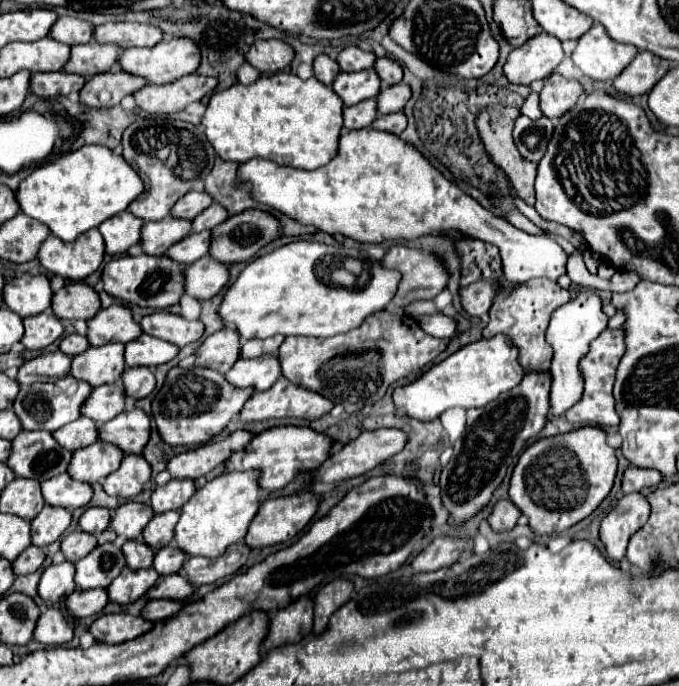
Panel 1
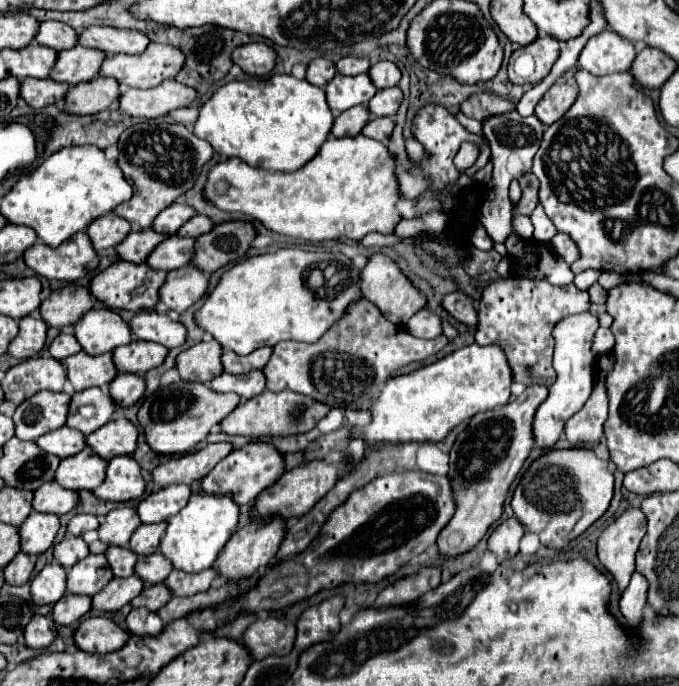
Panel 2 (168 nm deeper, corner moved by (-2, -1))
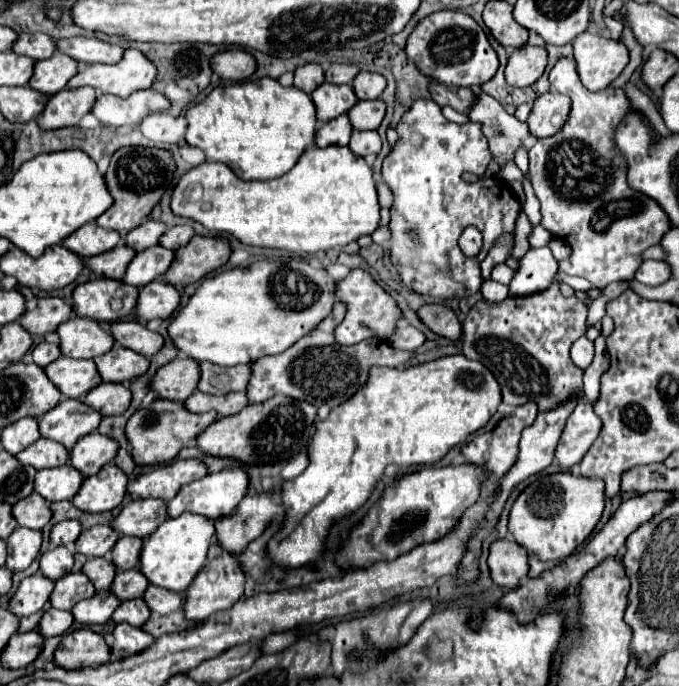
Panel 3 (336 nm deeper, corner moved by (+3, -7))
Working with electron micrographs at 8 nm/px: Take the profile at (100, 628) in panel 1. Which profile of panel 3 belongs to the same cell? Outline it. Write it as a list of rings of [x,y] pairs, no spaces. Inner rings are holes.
[[[77,629],[63,637],[59,647],[53,653],[55,665],[63,669],[81,669],[81,667],[99,667],[111,657],[109,647],[105,645],[99,633],[91,629]]]

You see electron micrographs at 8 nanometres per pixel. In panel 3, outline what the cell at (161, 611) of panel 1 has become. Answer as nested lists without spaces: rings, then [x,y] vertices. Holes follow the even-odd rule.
[[[121,623],[113,629],[115,643],[111,645],[111,653],[119,657],[129,657],[135,653],[141,653],[145,647],[149,647],[155,639],[145,633],[141,627],[131,627],[127,623]]]

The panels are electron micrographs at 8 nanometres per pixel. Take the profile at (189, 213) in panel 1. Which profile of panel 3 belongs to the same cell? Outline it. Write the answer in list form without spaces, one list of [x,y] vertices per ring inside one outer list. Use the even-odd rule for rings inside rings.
[[[143,221],[137,229],[129,231],[125,235],[125,243],[127,247],[131,247],[133,251],[143,251],[147,247],[153,247],[159,243],[159,237],[165,233],[165,225],[159,221]]]

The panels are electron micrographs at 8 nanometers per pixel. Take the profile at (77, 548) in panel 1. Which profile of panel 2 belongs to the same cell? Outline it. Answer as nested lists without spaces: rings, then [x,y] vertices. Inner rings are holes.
[[[68,535],[54,547],[54,559],[64,567],[70,569],[78,561],[82,561],[88,555],[88,545],[82,541],[82,537]]]

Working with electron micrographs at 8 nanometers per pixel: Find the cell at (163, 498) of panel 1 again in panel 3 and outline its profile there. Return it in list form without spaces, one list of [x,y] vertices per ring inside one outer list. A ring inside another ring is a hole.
[[[133,499],[111,521],[117,535],[149,537],[167,519],[167,505],[163,499]]]

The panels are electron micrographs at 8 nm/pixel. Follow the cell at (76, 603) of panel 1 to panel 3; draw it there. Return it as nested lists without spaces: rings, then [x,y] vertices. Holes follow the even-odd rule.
[[[47,609],[37,625],[37,631],[43,639],[63,635],[73,623],[73,615],[69,611],[59,611],[59,609]]]

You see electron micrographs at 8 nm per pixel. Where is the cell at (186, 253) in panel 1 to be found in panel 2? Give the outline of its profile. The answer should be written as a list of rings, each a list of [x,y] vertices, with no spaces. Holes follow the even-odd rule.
[[[174,235],[174,237],[162,241],[152,251],[152,255],[150,255],[150,259],[146,263],[152,269],[162,269],[162,271],[180,269],[180,267],[184,267],[184,265],[188,265],[192,261],[194,243],[196,243],[196,239]]]

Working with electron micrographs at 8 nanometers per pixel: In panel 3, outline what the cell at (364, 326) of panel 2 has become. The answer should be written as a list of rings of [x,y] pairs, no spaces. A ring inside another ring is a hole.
[[[335,303],[329,317],[325,317],[315,333],[309,333],[307,337],[301,337],[291,349],[273,355],[273,357],[261,357],[259,361],[251,363],[251,381],[247,385],[247,399],[249,403],[261,403],[271,399],[273,395],[287,395],[295,397],[299,401],[307,401],[315,407],[327,405],[337,407],[343,401],[347,401],[357,389],[361,389],[367,381],[369,367],[373,365],[385,365],[385,367],[399,367],[403,361],[409,361],[413,357],[411,351],[399,351],[393,349],[389,343],[379,339],[367,339],[351,347],[343,347],[335,341],[333,331],[345,317],[345,305]]]

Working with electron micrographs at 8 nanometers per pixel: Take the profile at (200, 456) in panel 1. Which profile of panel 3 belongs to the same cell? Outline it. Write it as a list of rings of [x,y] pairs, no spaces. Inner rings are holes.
[[[177,459],[155,471],[139,475],[133,483],[127,485],[127,493],[135,497],[157,497],[171,501],[183,485],[205,475],[207,467],[199,459]]]

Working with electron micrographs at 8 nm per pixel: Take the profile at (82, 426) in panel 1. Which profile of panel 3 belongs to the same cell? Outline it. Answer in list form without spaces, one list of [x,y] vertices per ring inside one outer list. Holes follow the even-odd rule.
[[[39,439],[21,453],[15,455],[23,465],[31,465],[37,471],[49,469],[49,467],[59,467],[69,461],[69,451],[59,445],[57,441],[51,439]]]

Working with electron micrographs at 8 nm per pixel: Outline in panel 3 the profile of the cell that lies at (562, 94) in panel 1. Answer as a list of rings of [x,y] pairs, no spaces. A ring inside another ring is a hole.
[[[545,93],[535,99],[527,119],[529,133],[537,139],[553,137],[565,125],[569,115],[569,99],[561,93]]]

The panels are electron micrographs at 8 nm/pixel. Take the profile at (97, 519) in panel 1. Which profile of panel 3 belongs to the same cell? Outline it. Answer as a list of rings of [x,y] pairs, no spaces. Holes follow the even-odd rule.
[[[61,521],[57,525],[53,525],[51,529],[51,545],[67,545],[71,541],[75,541],[81,533],[81,525],[79,521]]]

